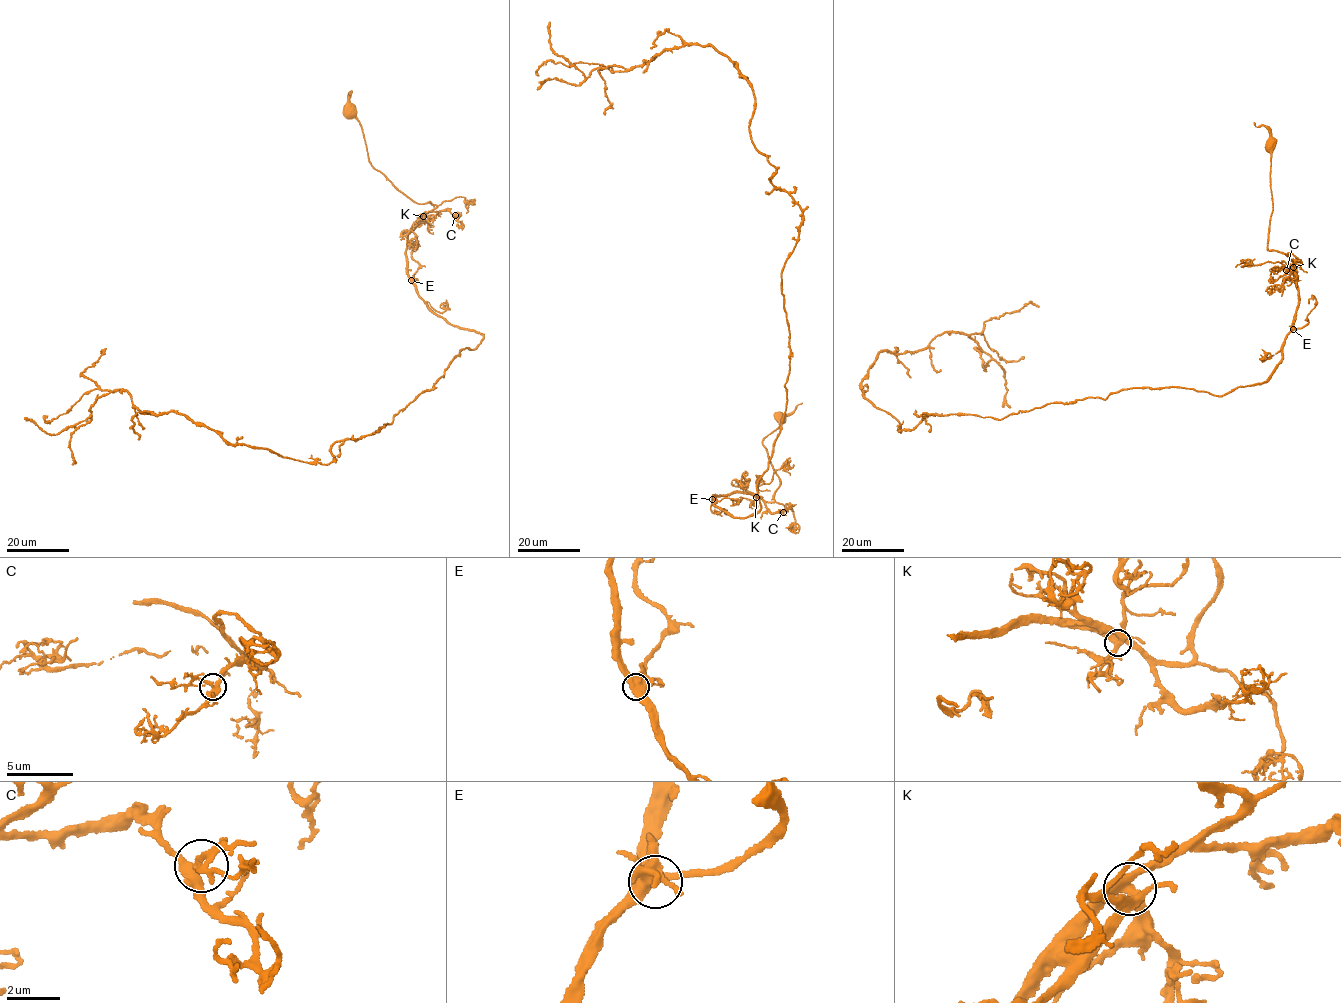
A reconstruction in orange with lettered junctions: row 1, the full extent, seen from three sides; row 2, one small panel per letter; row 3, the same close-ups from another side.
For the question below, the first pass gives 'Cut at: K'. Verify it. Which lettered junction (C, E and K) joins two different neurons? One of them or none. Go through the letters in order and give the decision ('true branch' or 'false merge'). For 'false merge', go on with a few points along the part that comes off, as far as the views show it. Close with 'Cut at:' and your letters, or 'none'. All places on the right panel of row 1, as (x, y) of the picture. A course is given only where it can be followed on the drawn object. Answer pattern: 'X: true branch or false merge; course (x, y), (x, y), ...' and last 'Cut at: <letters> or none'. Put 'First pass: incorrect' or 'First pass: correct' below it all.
C: true branch
E: true branch
K: true branch
Cut at: none
First pass: incorrect

